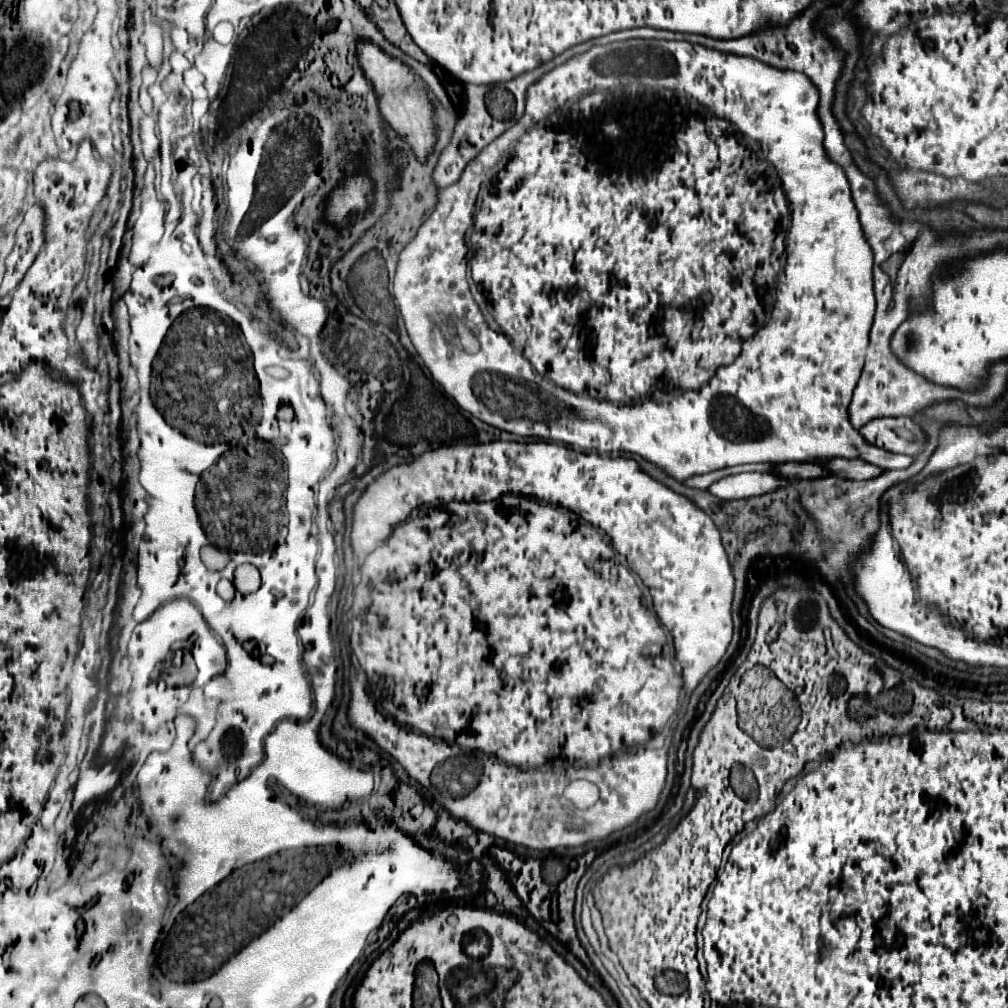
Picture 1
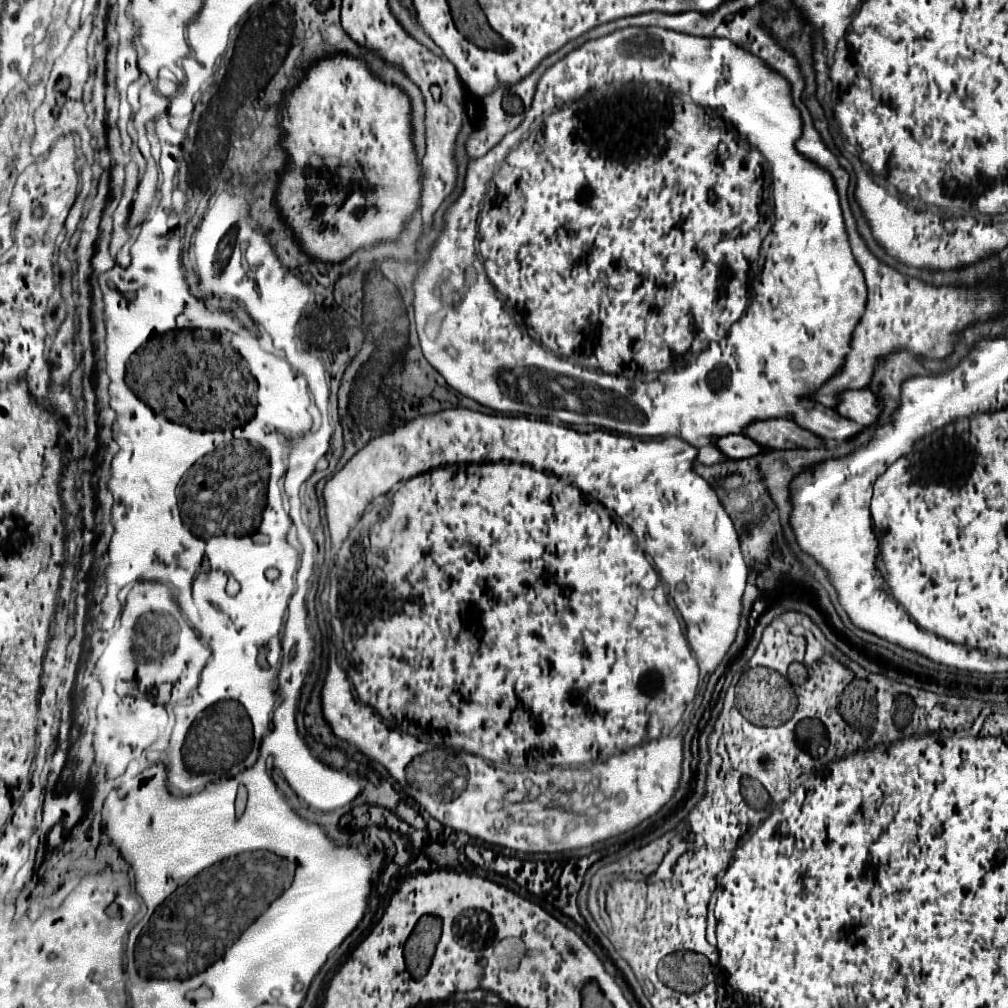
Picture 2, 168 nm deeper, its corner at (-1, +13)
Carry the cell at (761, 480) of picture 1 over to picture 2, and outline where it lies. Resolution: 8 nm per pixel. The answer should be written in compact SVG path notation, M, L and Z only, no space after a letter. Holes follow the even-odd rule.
M715 447L715 449L701 449L701 451L697 453L697 461L701 461L701 463L707 465L707 467L711 467L711 465L729 461L729 457L725 457L725 455Z

